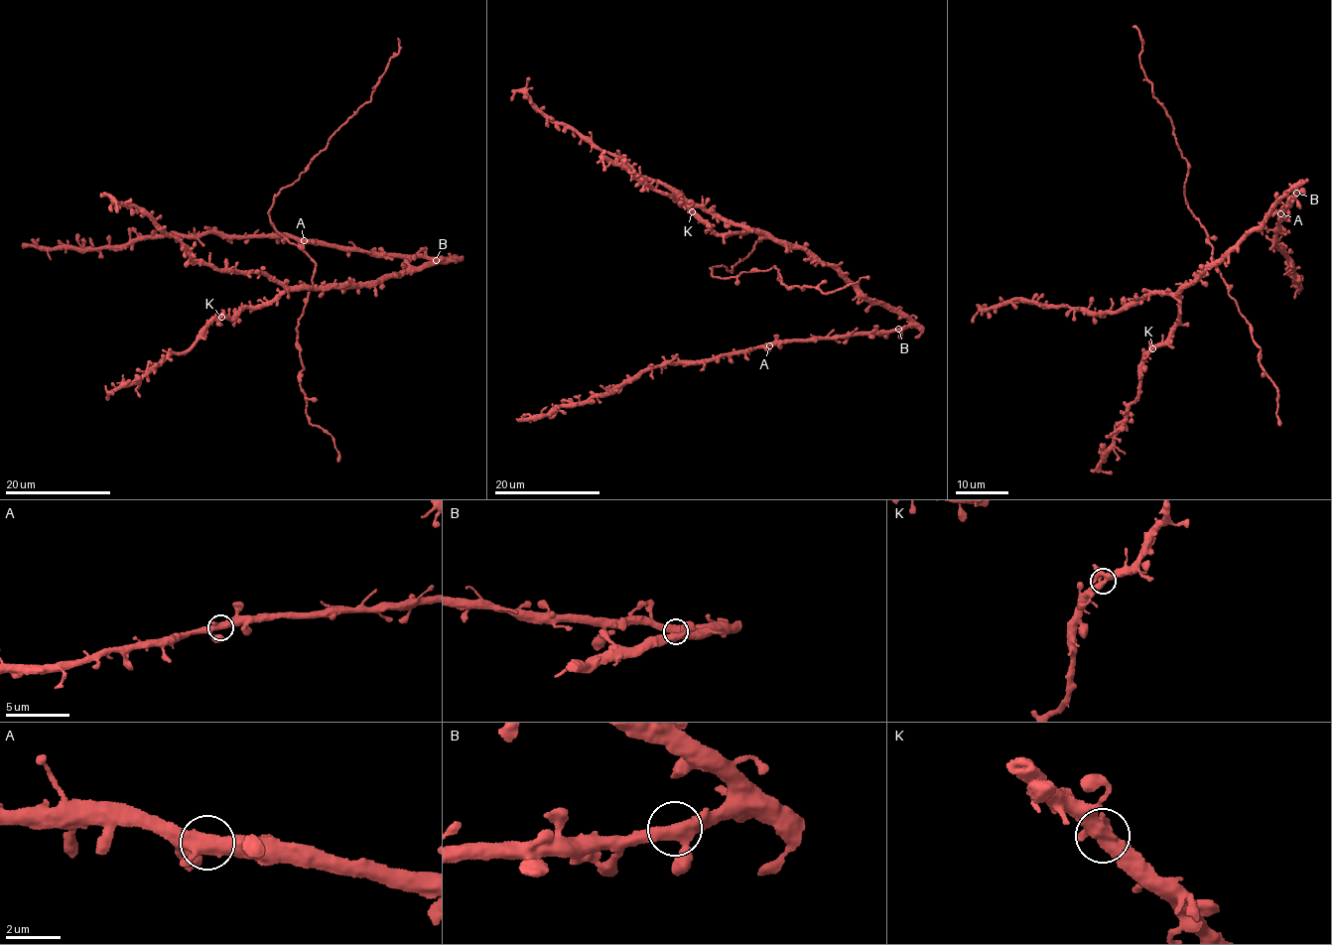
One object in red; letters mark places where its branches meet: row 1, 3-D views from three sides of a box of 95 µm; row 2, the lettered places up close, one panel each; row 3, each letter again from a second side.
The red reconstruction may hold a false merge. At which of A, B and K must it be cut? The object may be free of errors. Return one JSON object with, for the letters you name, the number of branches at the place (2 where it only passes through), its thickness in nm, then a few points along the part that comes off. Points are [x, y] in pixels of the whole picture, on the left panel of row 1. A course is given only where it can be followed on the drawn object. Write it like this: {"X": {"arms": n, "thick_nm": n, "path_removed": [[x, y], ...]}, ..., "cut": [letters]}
{"cut": []}

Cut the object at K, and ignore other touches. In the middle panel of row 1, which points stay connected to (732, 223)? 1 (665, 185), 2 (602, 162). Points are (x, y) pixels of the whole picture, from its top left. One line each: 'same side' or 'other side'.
1: same side
2: other side

